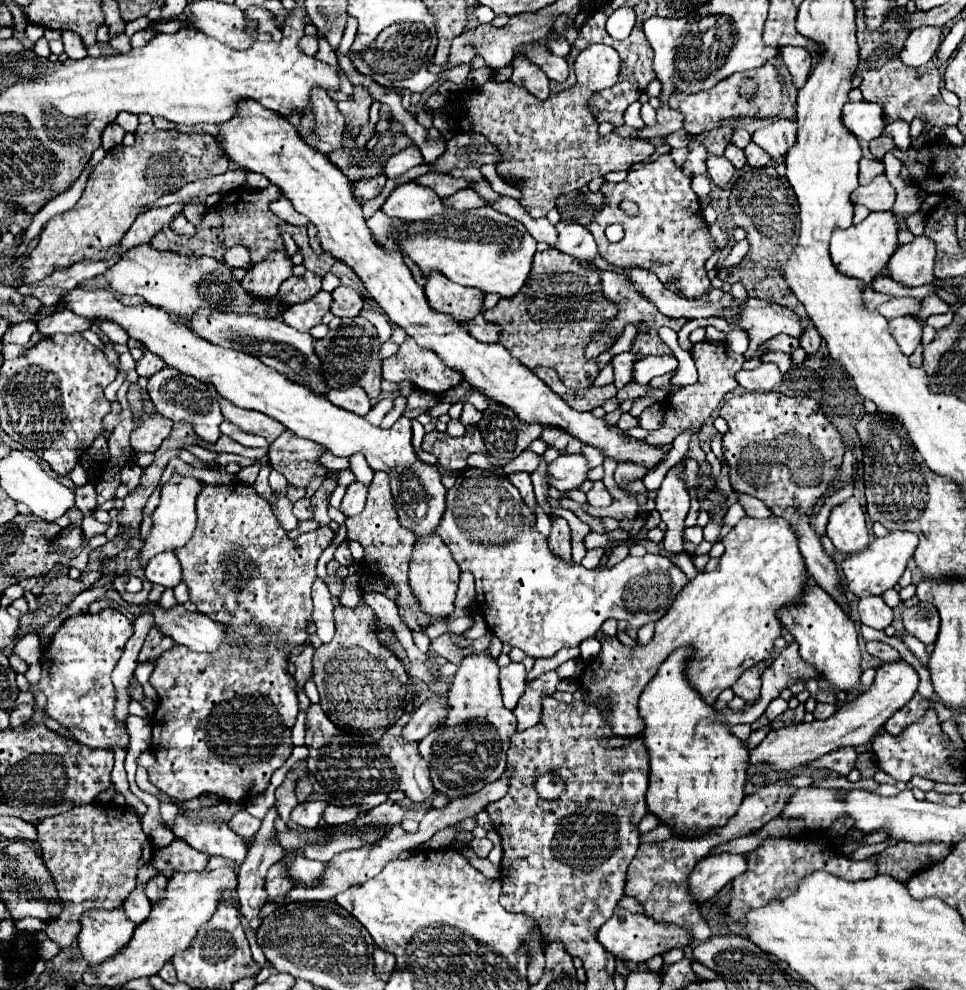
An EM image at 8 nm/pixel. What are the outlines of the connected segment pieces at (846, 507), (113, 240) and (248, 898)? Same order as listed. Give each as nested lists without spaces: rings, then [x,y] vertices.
[[[850,497],[832,509],[826,535],[842,553],[856,553],[868,545],[866,517],[856,497]]]
[[[138,117],[140,125],[134,131],[136,135],[136,143],[132,147],[112,147],[106,157],[94,167],[88,185],[80,197],[80,201],[70,209],[64,211],[56,217],[52,217],[44,231],[40,233],[40,241],[38,245],[30,251],[28,259],[22,261],[22,283],[30,285],[36,283],[44,277],[48,277],[54,271],[60,269],[68,269],[74,263],[86,261],[86,259],[94,259],[100,261],[104,259],[104,251],[112,245],[118,245],[120,239],[124,237],[124,233],[130,229],[130,225],[134,223],[136,215],[144,209],[144,205],[148,205],[150,201],[156,201],[158,197],[166,195],[166,193],[174,193],[178,191],[184,183],[192,183],[198,179],[206,179],[210,175],[220,175],[226,173],[228,169],[228,159],[222,155],[222,149],[216,145],[212,135],[206,133],[180,133],[180,131],[160,131],[154,127],[152,117]]]
[[[274,807],[274,809],[268,811],[266,819],[262,821],[260,831],[256,833],[256,843],[250,847],[250,851],[248,851],[246,859],[244,859],[244,863],[242,863],[240,869],[238,869],[238,899],[240,899],[240,913],[242,913],[242,917],[248,921],[248,927],[250,927],[254,933],[258,931],[258,927],[260,927],[260,923],[262,923],[260,909],[268,903],[268,899],[266,899],[268,895],[266,895],[266,889],[264,889],[266,873],[268,873],[268,869],[270,869],[274,863],[278,863],[280,857],[284,855],[282,849],[280,849],[280,845],[274,841],[274,833],[276,833],[276,829],[274,829],[274,819],[276,819],[276,817],[278,817],[278,811],[276,811],[276,807]]]

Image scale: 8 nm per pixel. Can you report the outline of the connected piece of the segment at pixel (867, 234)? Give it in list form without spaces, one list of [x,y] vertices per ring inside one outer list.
[[[892,211],[870,213],[858,225],[852,225],[848,229],[834,229],[832,239],[830,239],[830,255],[832,255],[836,269],[864,283],[870,283],[876,275],[880,275],[884,265],[890,261],[894,251],[900,247],[898,231],[900,231],[900,225]]]

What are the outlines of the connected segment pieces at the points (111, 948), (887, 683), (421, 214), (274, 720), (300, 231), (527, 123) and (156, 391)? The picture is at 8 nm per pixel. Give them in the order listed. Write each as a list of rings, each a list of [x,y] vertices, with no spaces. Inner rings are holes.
[[[92,909],[80,917],[80,925],[78,947],[84,961],[92,967],[118,953],[118,949],[124,949],[136,927],[124,909]]]
[[[904,661],[898,663],[884,663],[874,677],[872,687],[868,687],[866,693],[862,693],[856,701],[840,707],[832,717],[824,721],[812,721],[812,723],[802,723],[802,725],[792,725],[792,727],[782,727],[776,731],[770,731],[766,739],[750,751],[750,761],[752,765],[758,763],[768,763],[774,771],[790,771],[798,765],[806,765],[814,761],[816,757],[822,757],[834,749],[840,747],[858,747],[868,743],[878,729],[882,729],[884,721],[900,711],[910,697],[916,693],[918,687],[918,673],[914,667],[910,667]]]
[[[414,181],[398,185],[382,205],[382,211],[390,217],[400,217],[404,221],[426,221],[432,215],[444,211],[442,199],[424,185],[416,185]]]
[[[244,483],[204,485],[196,499],[196,511],[196,531],[174,555],[182,565],[190,601],[200,613],[226,627],[226,639],[214,653],[196,653],[176,645],[156,661],[150,675],[150,685],[160,699],[152,721],[150,745],[156,763],[148,767],[148,777],[152,785],[176,801],[188,801],[204,793],[244,801],[264,793],[272,773],[282,767],[292,753],[290,729],[296,723],[298,697],[296,681],[288,673],[286,651],[308,641],[306,621],[312,617],[310,589],[316,579],[316,561],[330,545],[334,533],[326,525],[302,533],[298,539],[288,539],[270,503],[262,499],[254,487]]]
[[[268,185],[266,189],[252,189],[252,187],[238,187],[228,191],[220,203],[216,203],[214,207],[210,207],[202,221],[196,225],[196,235],[188,237],[188,235],[178,235],[174,233],[170,227],[162,227],[150,241],[152,249],[156,251],[172,251],[184,257],[214,257],[216,261],[224,263],[224,253],[234,247],[234,245],[244,245],[250,255],[252,255],[252,263],[264,261],[272,251],[280,251],[284,249],[284,241],[282,241],[282,231],[290,233],[292,239],[296,241],[296,245],[300,249],[308,247],[308,235],[306,235],[306,227],[294,227],[288,225],[284,221],[280,221],[272,211],[270,211],[270,203],[278,197],[278,189],[274,189],[274,185]]]
[[[588,45],[574,61],[576,85],[558,95],[550,95],[546,101],[530,97],[526,89],[518,89],[506,83],[490,79],[486,85],[462,93],[466,97],[464,113],[476,133],[482,133],[494,147],[498,147],[500,157],[504,157],[496,171],[504,181],[518,181],[524,199],[522,207],[532,217],[544,217],[554,201],[562,193],[578,191],[588,185],[594,177],[604,177],[610,171],[628,171],[636,163],[648,161],[654,153],[654,145],[644,139],[624,139],[614,133],[606,137],[598,135],[598,123],[590,117],[586,105],[594,91],[616,85],[620,73],[620,57],[614,47],[608,45]]]
[[[164,367],[160,373],[156,373],[154,377],[150,377],[148,381],[148,395],[154,403],[154,407],[158,409],[160,415],[172,419],[172,421],[184,421],[190,423],[194,433],[206,441],[206,443],[216,443],[220,439],[220,421],[222,421],[222,413],[220,413],[220,405],[218,401],[212,397],[212,393],[208,391],[208,387],[204,383],[200,383],[194,377],[186,377],[174,369]]]

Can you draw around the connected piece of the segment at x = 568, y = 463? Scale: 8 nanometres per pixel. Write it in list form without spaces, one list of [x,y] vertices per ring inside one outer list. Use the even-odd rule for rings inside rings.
[[[560,455],[548,465],[548,485],[566,493],[580,487],[586,481],[586,457],[580,455]]]

